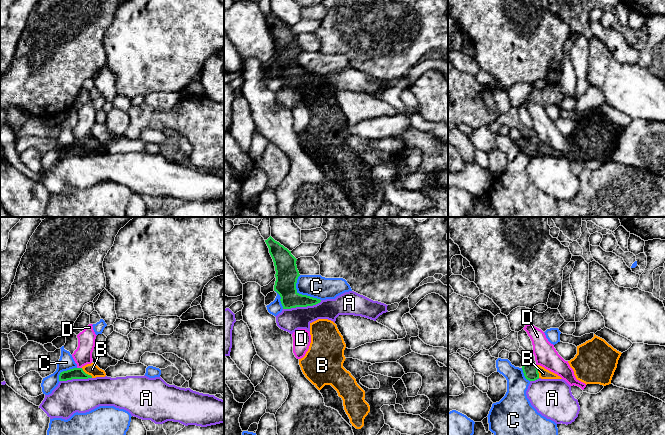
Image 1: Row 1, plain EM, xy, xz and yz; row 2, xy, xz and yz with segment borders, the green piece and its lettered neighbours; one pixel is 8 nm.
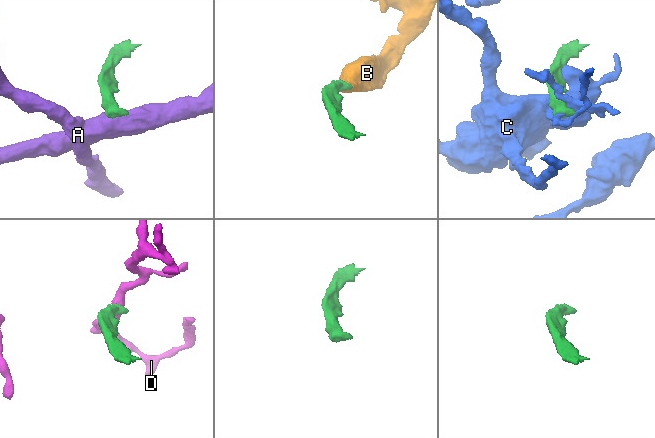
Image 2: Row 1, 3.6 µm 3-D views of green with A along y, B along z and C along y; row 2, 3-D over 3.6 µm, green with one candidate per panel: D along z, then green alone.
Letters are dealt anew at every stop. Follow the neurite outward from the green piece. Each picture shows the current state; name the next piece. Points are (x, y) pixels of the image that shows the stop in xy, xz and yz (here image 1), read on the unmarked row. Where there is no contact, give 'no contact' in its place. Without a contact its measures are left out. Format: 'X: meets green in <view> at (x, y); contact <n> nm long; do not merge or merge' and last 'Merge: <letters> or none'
A: meets green in xz at (302, 82); contact 320 nm long; do not merge
B: meets green in xy at (87, 150); contact 120 nm long; merge
C: meets green in xz at (301, 70); contact 260 nm long; do not merge
D: meets green in xy at (79, 144); contact 40 nm long; do not merge
Merge: B

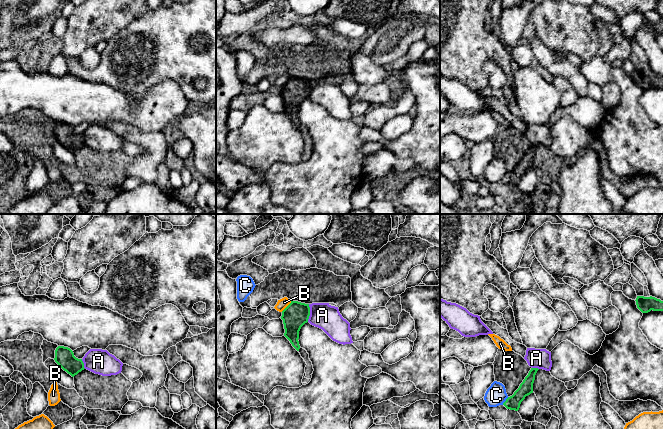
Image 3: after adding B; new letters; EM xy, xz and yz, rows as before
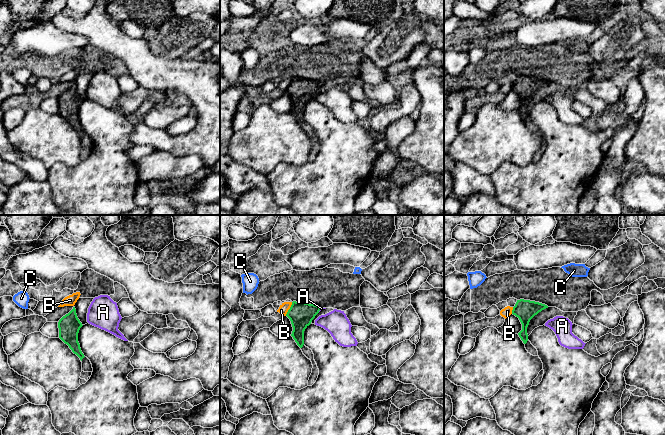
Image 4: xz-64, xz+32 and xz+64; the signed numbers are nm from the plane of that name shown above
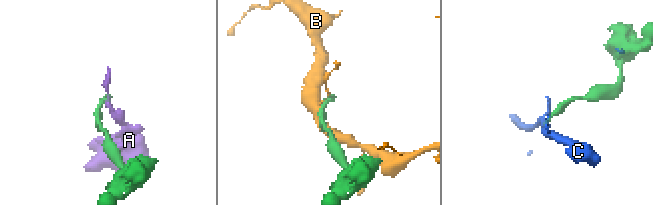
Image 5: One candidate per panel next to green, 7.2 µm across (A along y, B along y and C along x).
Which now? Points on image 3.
A: meets green in xz at (309, 89); contact 140 nm long; do not merge
B: meets green in xz at (287, 82); contact 120 nm long; do not merge
C: meets green in yz at (505, 177); contact 80 nm long; do not merge
Merge: none

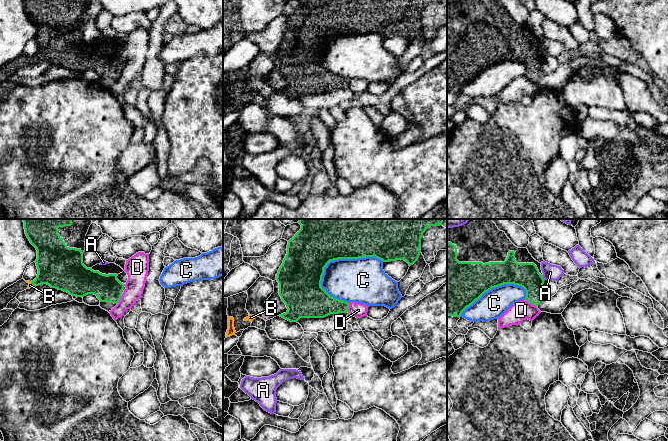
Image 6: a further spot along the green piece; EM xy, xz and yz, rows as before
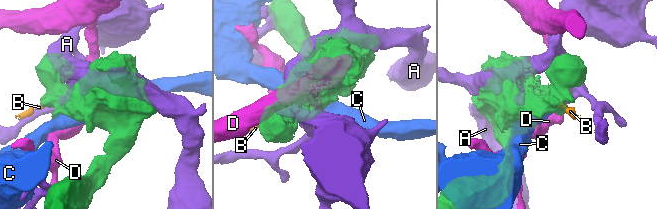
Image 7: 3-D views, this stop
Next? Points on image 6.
A: meets green in yz at (542, 54); contact 50 nm long; do not merge
B: meets green in xy at (33, 60); contact 60 nm long; merge
C: meets green in xz at (344, 34); contact 550 nm long; do not merge
D: meets green in yz at (530, 78); contact 120 nm long; do not merge
Merge: B

